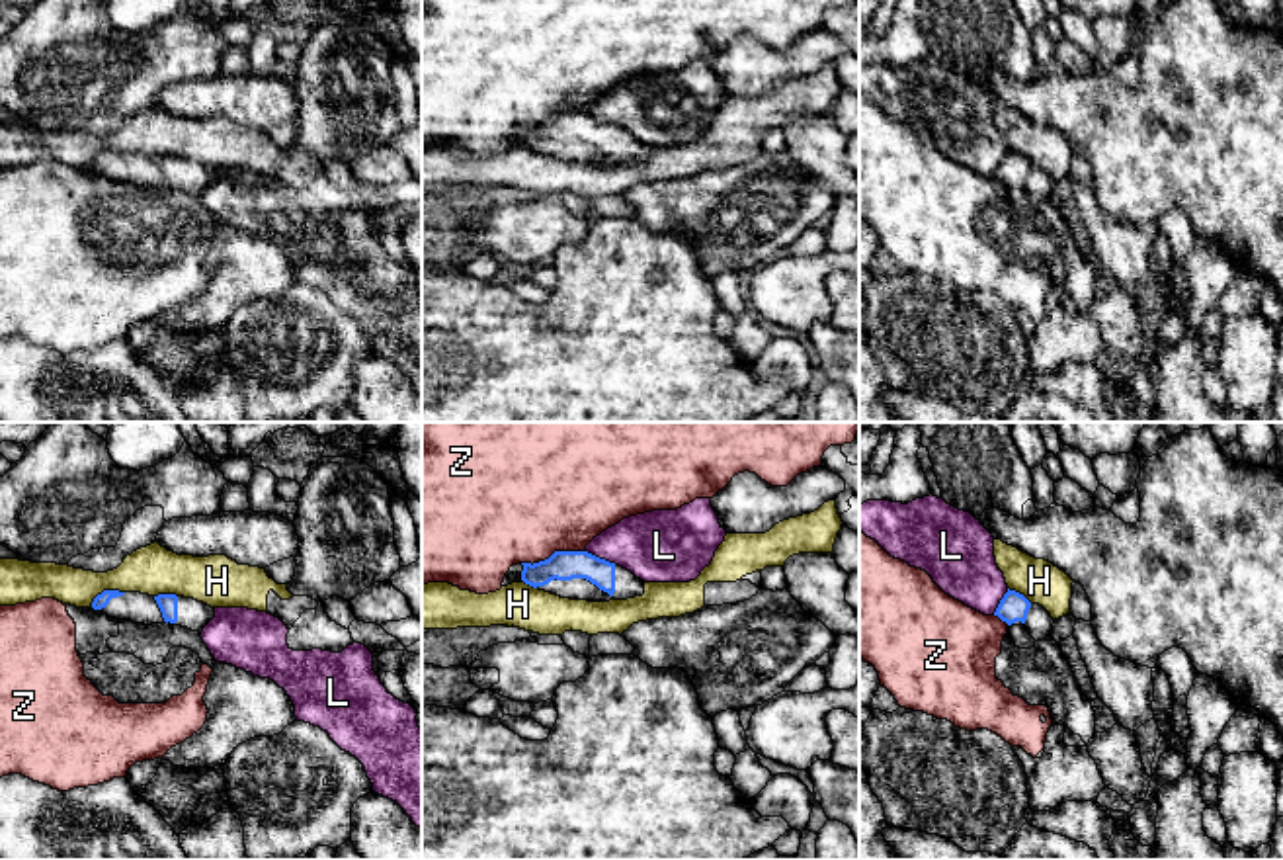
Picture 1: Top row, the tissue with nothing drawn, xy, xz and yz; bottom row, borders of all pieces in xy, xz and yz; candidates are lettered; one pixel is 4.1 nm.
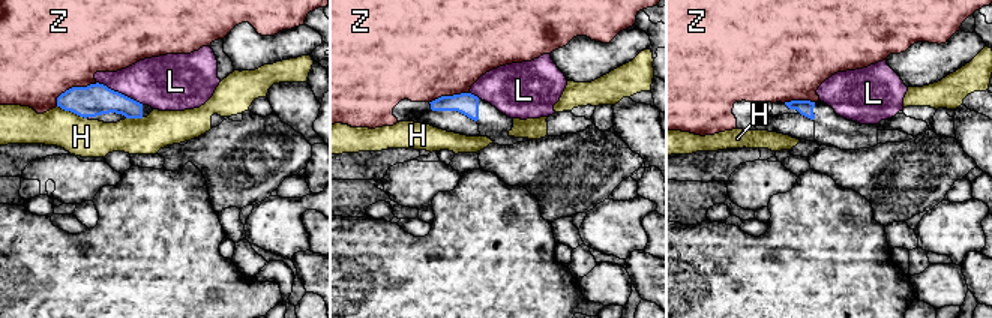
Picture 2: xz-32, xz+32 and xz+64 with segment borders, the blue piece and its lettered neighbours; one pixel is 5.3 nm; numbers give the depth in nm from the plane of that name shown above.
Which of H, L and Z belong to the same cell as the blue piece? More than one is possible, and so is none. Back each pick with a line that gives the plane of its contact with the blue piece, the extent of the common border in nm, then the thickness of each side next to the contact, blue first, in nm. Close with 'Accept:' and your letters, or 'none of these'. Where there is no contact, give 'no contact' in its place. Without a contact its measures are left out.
Accept: none of these

